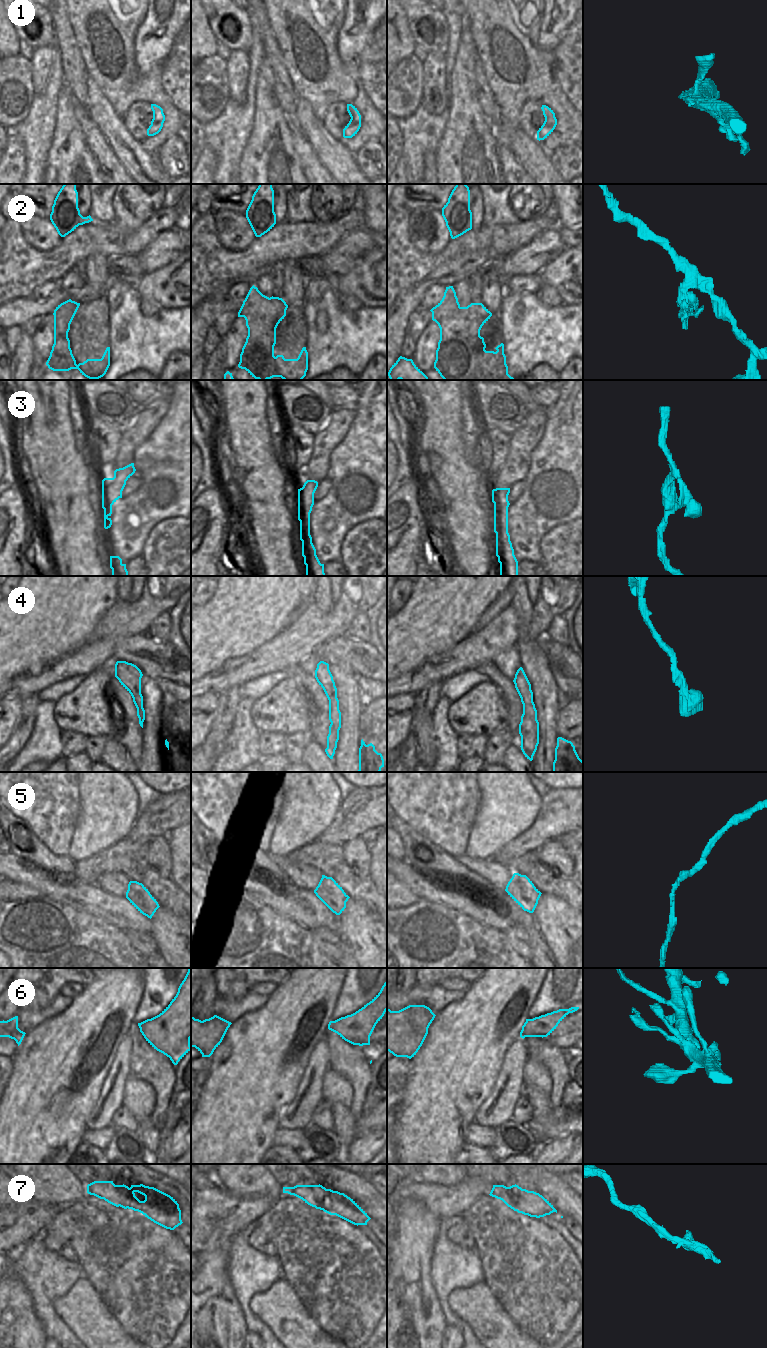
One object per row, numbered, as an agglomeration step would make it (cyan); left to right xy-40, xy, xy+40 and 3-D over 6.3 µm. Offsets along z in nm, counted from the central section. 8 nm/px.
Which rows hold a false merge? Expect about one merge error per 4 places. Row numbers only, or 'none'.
2, 5, 7

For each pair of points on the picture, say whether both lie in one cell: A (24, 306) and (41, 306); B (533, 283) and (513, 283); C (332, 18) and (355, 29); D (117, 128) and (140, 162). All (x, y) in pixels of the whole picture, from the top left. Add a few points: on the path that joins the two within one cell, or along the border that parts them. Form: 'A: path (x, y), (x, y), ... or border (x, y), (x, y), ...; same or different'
A: path (28, 306), (37, 306); same
B: path (528, 283), (518, 283); same
C: border (345, 10), (343, 24), (337, 35), (336, 46); different
D: path (118, 137), (134, 154); same

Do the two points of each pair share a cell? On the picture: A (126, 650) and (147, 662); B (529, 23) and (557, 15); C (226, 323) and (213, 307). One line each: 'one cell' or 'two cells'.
A: one cell
B: two cells
C: two cells

